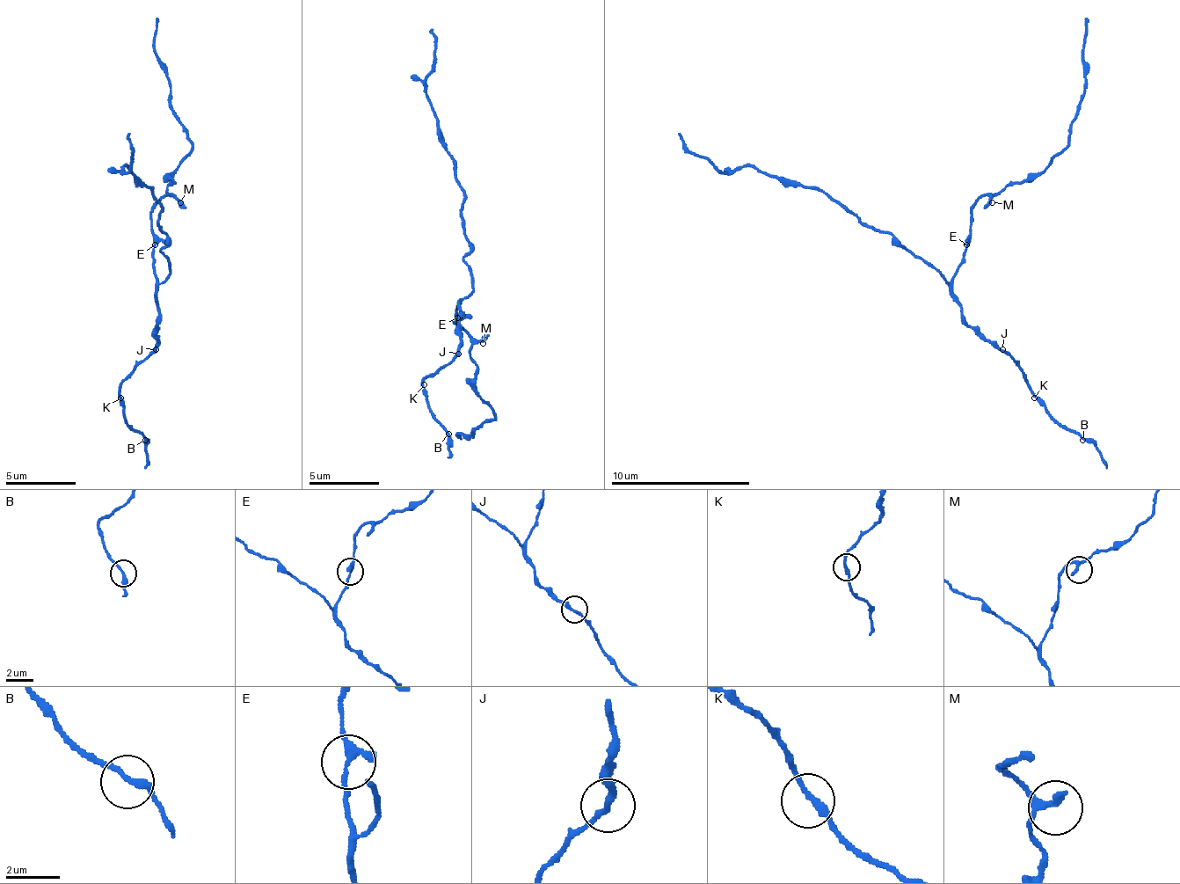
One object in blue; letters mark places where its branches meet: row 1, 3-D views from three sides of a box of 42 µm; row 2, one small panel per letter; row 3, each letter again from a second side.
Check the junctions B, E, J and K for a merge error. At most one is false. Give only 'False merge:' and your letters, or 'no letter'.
False merge: no letter

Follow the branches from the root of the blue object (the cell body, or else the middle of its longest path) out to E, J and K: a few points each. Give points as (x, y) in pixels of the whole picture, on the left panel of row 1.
E: (159, 282), (156, 279), (156, 265), (152, 261), (152, 247), (156, 244)
J: (159, 282), (156, 289), (156, 303), (159, 307), (156, 349)
K: (159, 282), (156, 289), (156, 303), (159, 307), (156, 349), (120, 383), (120, 398)

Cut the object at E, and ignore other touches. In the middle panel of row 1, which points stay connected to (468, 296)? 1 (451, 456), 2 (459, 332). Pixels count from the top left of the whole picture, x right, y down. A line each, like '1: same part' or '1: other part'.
1: same part
2: same part

